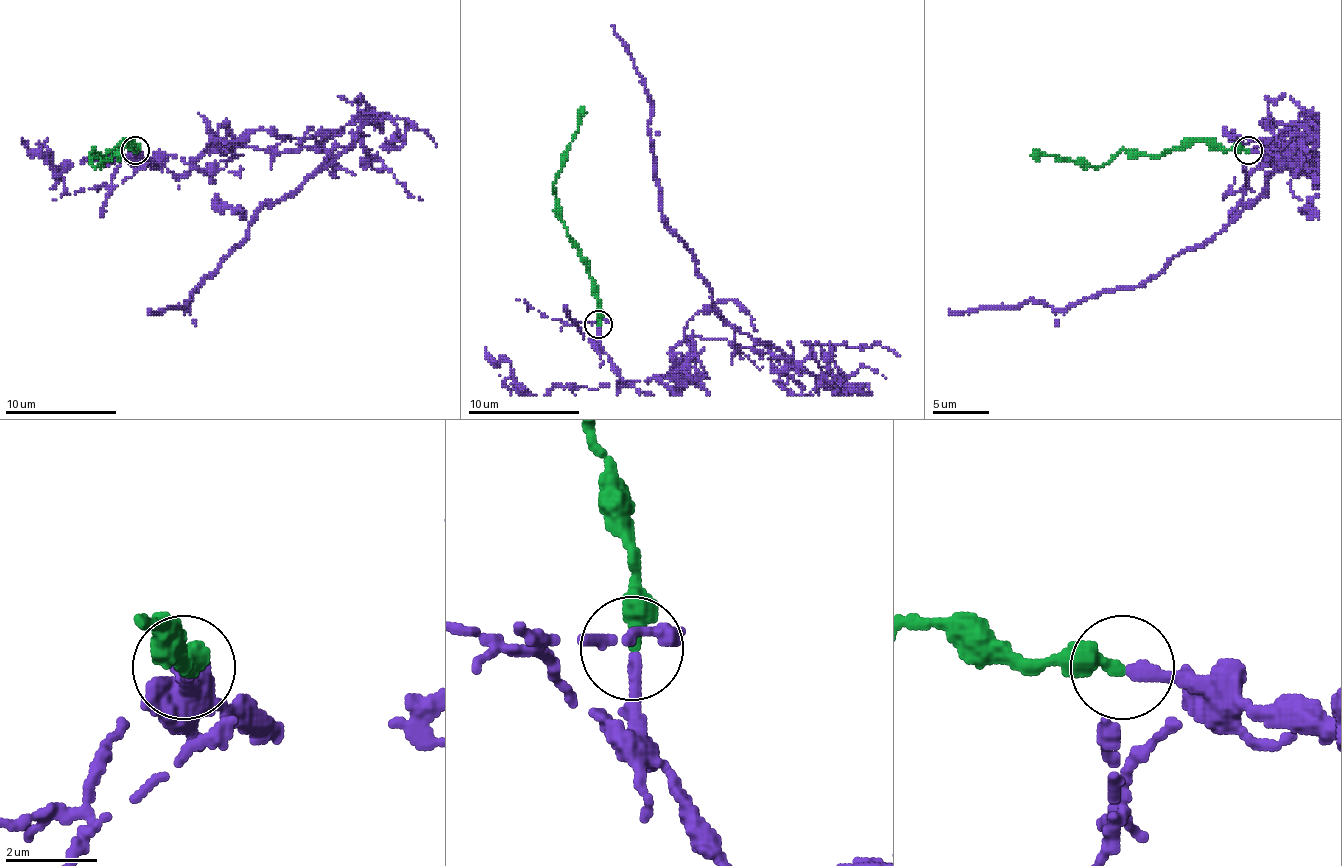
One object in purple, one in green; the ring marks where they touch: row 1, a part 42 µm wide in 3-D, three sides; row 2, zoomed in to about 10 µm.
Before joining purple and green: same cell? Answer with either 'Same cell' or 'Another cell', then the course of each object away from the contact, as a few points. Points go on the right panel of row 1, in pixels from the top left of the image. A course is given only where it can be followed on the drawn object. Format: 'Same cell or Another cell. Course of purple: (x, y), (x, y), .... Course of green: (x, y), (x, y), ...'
Another cell. Course of purple: (1248, 149), (1304, 161), (1260, 144), (1285, 158), (1262, 191), (1136, 286), (1064, 309), (949, 309). Course of green: (1248, 149), (1187, 141), (1156, 155), (1123, 149), (1100, 166), (1030, 155)

